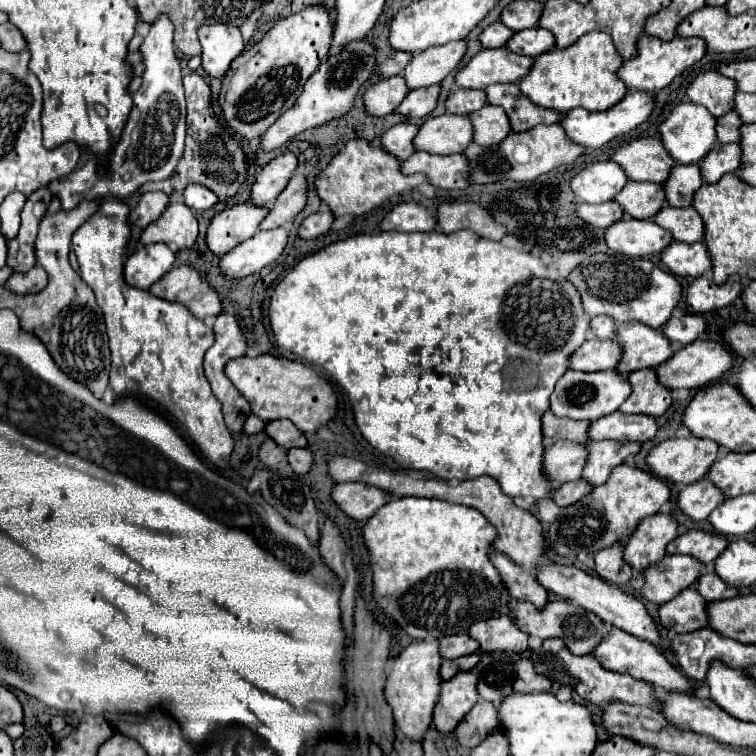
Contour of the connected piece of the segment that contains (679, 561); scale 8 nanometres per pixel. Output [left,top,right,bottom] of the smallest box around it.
[642,555,702,605]

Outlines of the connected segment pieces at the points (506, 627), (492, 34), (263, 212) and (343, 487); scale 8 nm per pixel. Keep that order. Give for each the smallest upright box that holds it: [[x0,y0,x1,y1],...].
[[470,615,528,653],[480,21,516,47],[206,203,268,255],[332,483,390,521]]

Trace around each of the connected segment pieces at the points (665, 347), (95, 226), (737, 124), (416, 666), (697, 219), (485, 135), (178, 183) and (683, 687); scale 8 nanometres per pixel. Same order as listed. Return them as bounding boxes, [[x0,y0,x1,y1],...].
[[616,321,674,375],[72,199,234,469],[718,111,742,143],[384,641,442,741],[654,207,704,243],[470,105,512,147],[144,73,248,203],[594,629,696,693]]

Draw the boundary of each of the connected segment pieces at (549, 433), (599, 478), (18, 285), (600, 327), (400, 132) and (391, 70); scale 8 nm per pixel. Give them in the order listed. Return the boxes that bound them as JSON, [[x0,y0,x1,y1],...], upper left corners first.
[[542,411,590,447],[582,441,642,485],[6,265,48,293],[590,315,616,339],[382,123,418,159],[380,51,412,77]]

